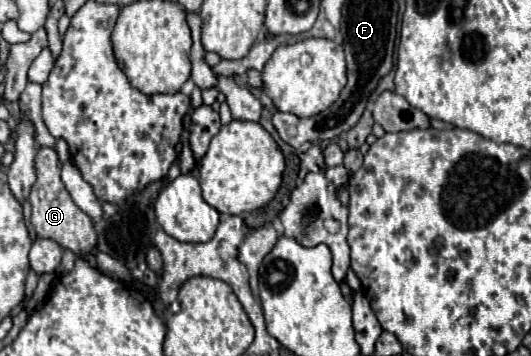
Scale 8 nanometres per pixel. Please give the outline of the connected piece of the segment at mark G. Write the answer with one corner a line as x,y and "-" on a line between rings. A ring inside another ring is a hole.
42,147
36,157
36,175
38,181
32,185
30,191
30,203
32,203
32,227
38,237
52,239
60,243
64,249
70,249
74,255
88,253
96,247
96,229
94,221
72,201
70,193
66,191
62,179
60,179
60,161
54,149

